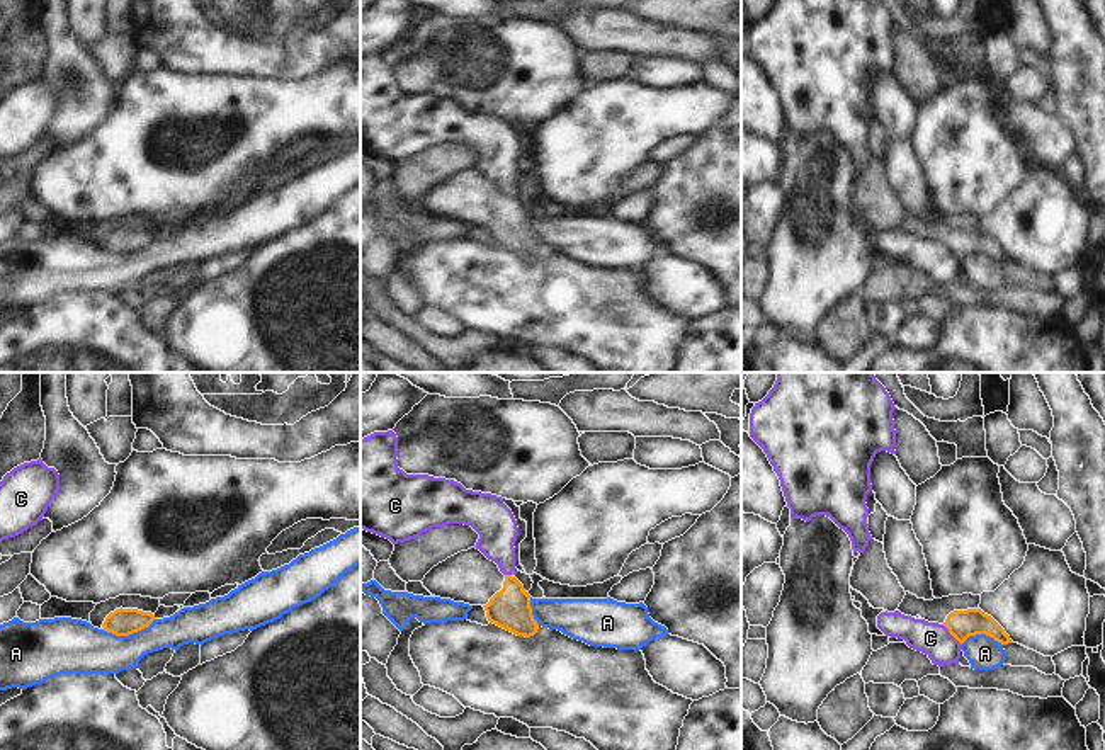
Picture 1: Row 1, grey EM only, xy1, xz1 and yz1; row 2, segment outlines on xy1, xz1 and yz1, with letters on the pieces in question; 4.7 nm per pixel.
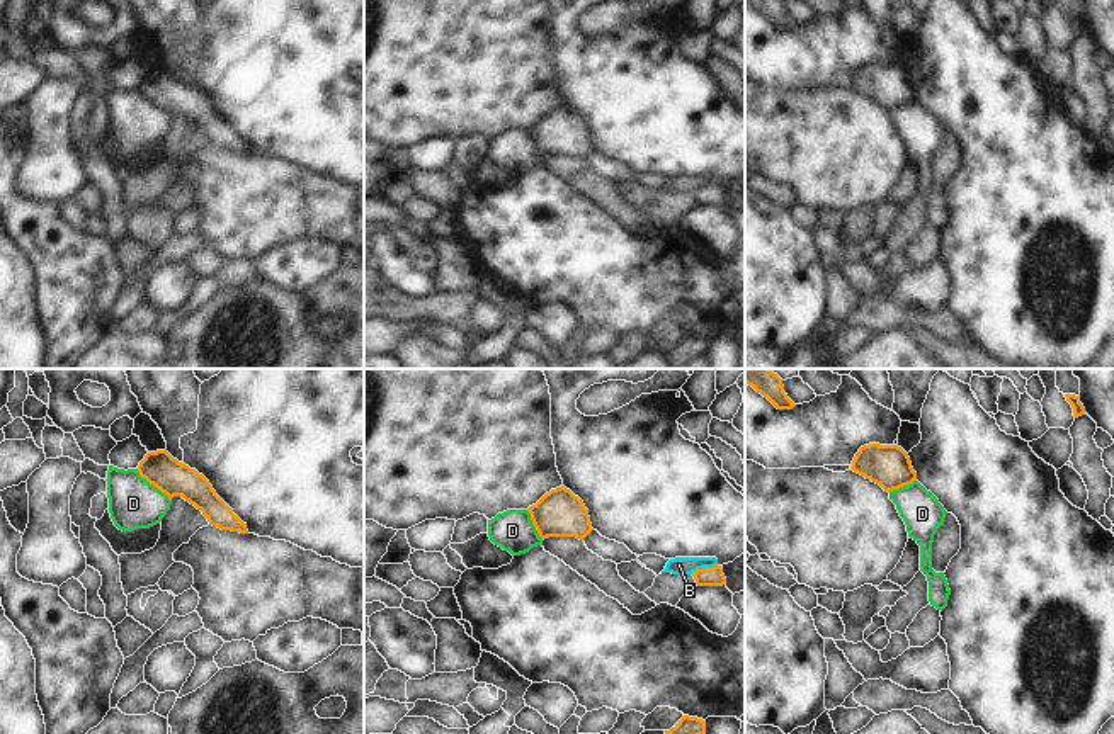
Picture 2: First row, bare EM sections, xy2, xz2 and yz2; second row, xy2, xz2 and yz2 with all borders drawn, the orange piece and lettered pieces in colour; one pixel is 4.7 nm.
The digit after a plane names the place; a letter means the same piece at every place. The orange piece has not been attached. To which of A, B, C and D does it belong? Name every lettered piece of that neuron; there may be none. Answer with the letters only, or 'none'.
none

